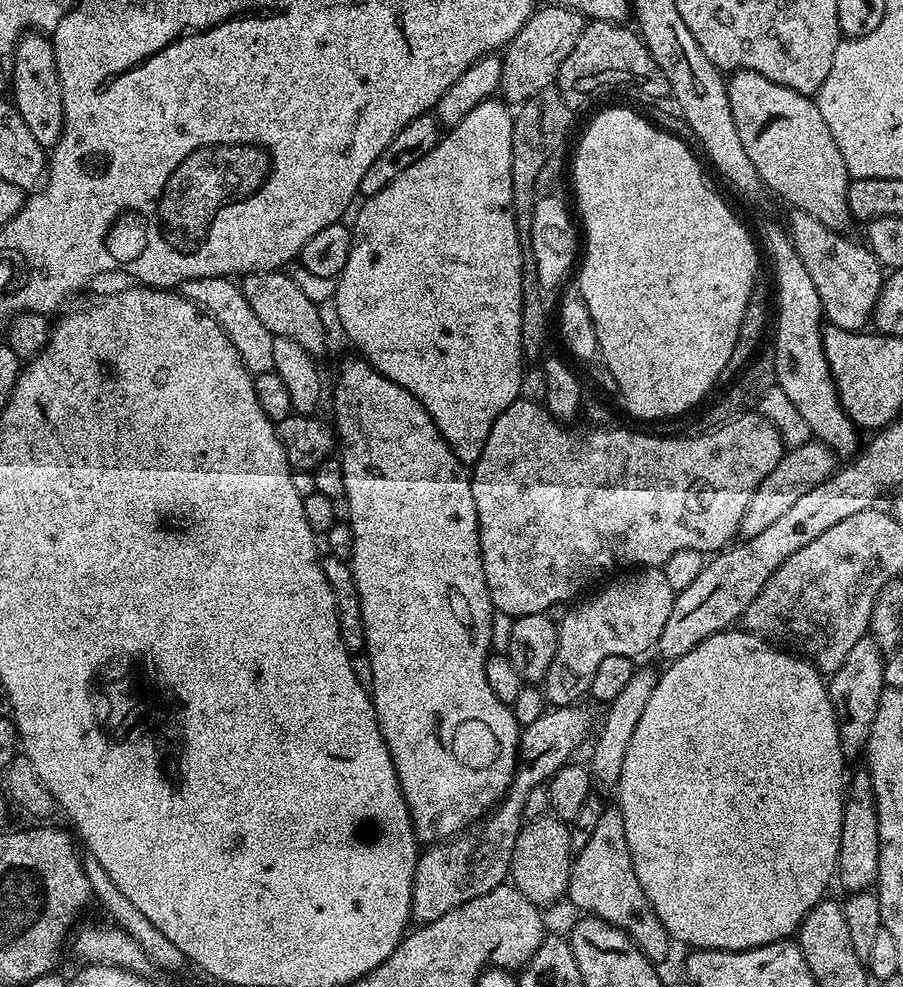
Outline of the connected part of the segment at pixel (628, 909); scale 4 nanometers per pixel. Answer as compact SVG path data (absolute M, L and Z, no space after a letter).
M605 807L603 814L594 825L586 846L575 853L572 873L568 879L567 903L581 908L581 913L596 916L621 928L653 962L661 962L668 956L670 937L666 926L648 907L648 899L634 874L634 862L630 858L630 846L626 846L626 822L622 822L619 807Z

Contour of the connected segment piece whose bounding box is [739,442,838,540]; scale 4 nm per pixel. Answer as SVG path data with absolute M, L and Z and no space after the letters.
M809 442L797 448L788 448L784 457L762 478L758 490L754 490L754 498L750 498L749 505L746 506L746 514L742 514L739 535L745 540L754 538L754 534L762 534L780 517L802 498L809 490L814 490L822 481L827 480L833 472L837 471L838 460L831 448L819 442Z

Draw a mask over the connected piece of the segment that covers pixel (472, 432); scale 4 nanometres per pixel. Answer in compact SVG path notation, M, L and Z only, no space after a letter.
M503 99L483 100L458 126L447 129L439 142L414 166L409 166L386 186L386 190L378 190L378 194L367 197L363 201L360 213L356 216L356 224L352 228L352 249L350 258L346 258L346 266L340 271L336 280L336 320L348 340L357 348L359 355L378 370L391 384L402 386L404 392L410 393L412 399L419 402L426 410L429 421L442 434L442 438L450 446L454 458L465 466L473 466L482 454L482 446L486 446L486 437L498 422L498 414L506 410L520 399L520 387L526 371L526 357L522 346L522 248L518 242L516 229L516 213L512 207L512 122L514 116L509 105Z

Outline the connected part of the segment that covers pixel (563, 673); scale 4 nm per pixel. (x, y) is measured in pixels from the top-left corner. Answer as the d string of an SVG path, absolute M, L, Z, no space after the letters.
M660 568L637 569L625 576L628 577L609 581L610 584L598 594L589 595L584 598L586 600L581 599L572 606L574 608L568 611L563 619L559 619L554 661L548 667L542 681L545 699L553 707L564 707L581 701L581 697L589 693L594 673L603 659L619 654L623 657L638 658L638 655L648 649L651 651L655 647L657 638L661 636L662 629L666 626L670 610L673 609L675 592L667 581L663 569Z

